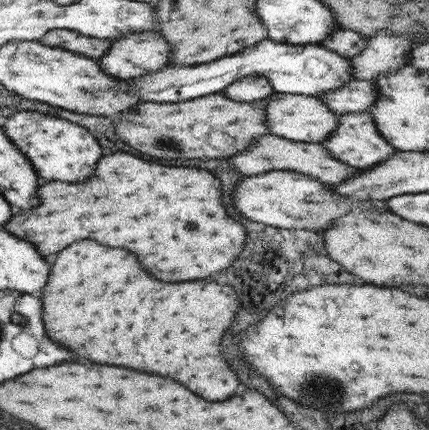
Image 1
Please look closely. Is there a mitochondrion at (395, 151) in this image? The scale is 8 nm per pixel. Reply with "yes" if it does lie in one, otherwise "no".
no

